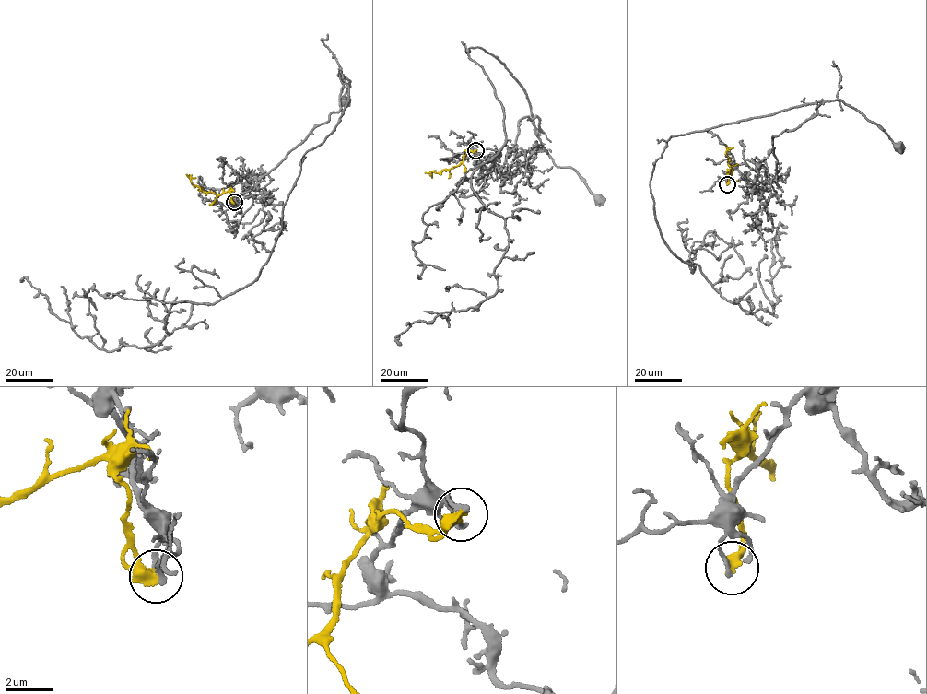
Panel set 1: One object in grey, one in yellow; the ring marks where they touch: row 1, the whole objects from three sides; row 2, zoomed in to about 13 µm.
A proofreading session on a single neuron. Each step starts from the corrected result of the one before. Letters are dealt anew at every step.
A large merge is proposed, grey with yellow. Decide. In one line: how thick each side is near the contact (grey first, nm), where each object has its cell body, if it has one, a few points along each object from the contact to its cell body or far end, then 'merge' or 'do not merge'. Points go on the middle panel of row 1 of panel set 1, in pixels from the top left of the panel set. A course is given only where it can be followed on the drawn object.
200/320 nm | grey (598, 199) | yellow none | grey via (475, 149), (467, 156), (505, 175), (519, 120), (536, 116), (554, 163), (570, 167), (598, 200) | yellow via (475, 150), (468, 150), (457, 166), (431, 172), (431, 178) | do not merge

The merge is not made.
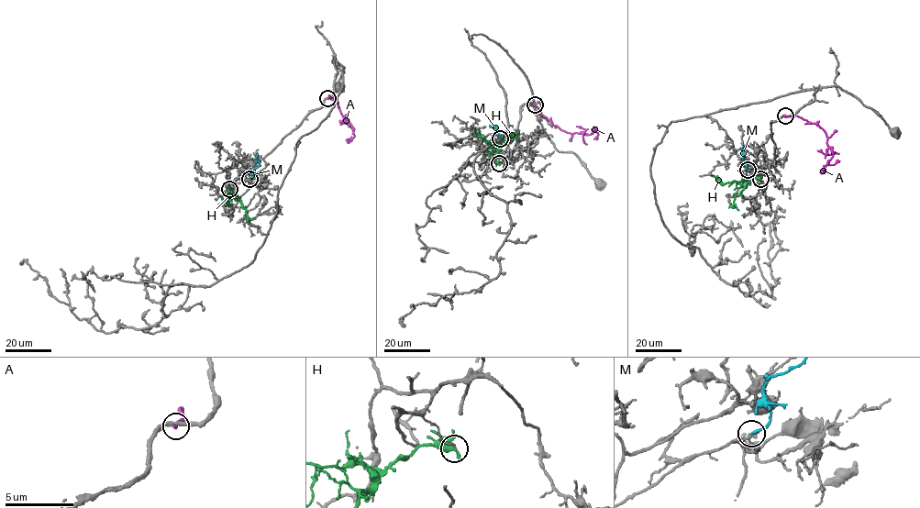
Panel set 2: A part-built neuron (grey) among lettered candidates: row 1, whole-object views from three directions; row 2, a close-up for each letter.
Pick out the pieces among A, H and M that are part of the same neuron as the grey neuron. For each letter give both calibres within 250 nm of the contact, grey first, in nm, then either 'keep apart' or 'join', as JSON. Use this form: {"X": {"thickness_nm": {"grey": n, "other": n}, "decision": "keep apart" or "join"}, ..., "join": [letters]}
{"A": {"thickness_nm": {"grey": 280, "other": 280}, "decision": "keep apart"}, "H": {"thickness_nm": {"grey": 140, "other": 320}, "decision": "keep apart"}, "M": {"thickness_nm": {"grey": 140, "other": 180}, "decision": "keep apart"}, "join": []}

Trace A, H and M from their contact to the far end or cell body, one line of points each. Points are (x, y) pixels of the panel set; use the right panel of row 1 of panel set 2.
A: (785, 115), (802, 117), (825, 132), (833, 154), (824, 171), (820, 171)
H: (760, 179), (721, 183), (712, 176)
M: (747, 170), (741, 149), (743, 146)

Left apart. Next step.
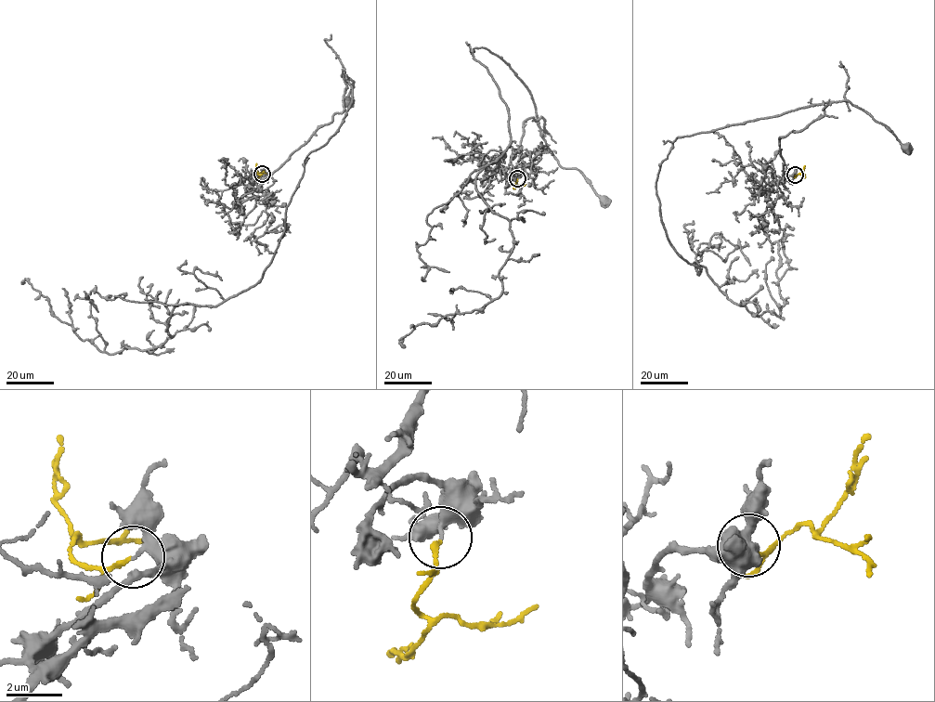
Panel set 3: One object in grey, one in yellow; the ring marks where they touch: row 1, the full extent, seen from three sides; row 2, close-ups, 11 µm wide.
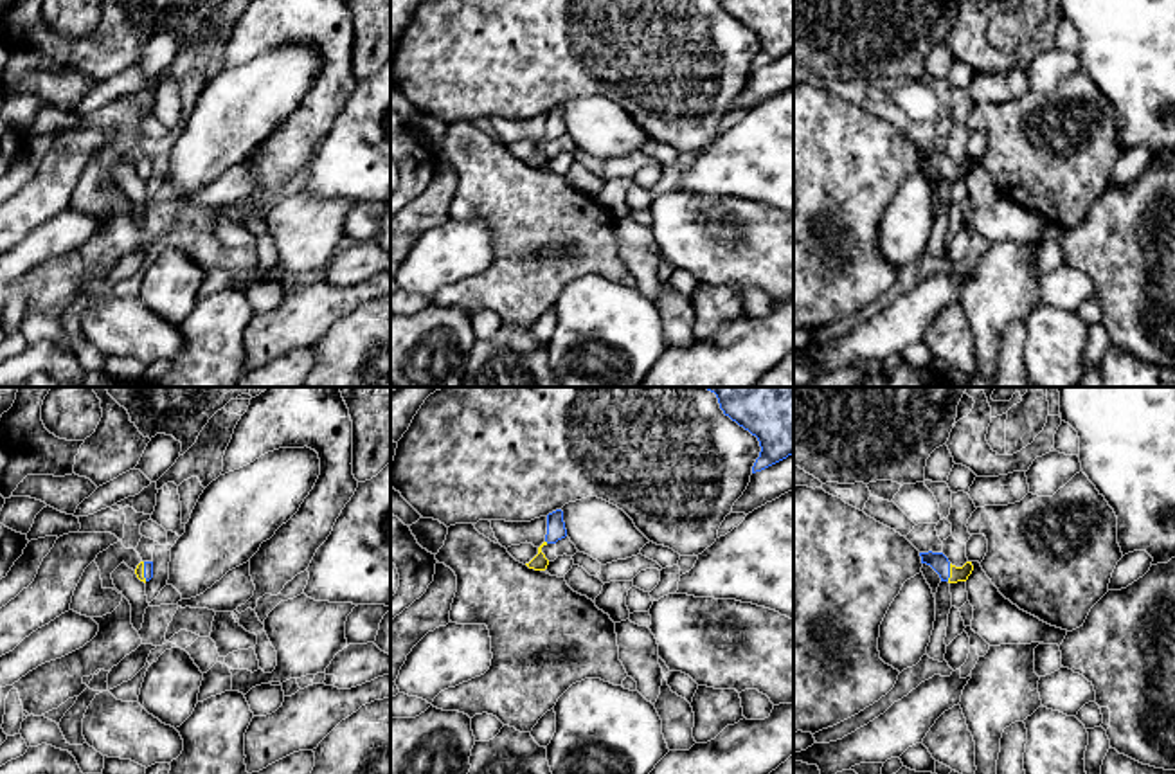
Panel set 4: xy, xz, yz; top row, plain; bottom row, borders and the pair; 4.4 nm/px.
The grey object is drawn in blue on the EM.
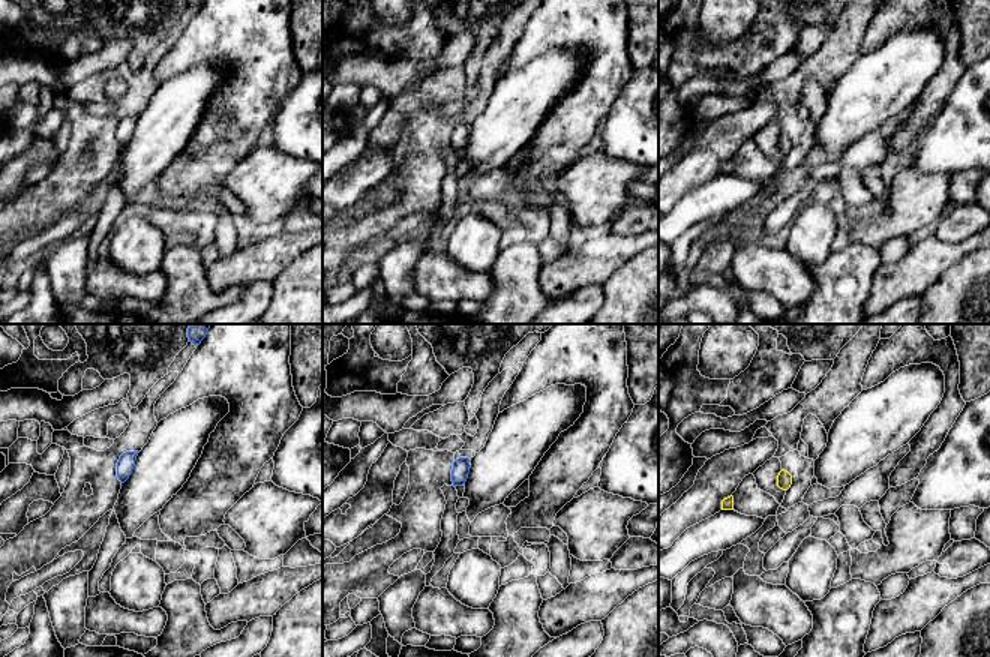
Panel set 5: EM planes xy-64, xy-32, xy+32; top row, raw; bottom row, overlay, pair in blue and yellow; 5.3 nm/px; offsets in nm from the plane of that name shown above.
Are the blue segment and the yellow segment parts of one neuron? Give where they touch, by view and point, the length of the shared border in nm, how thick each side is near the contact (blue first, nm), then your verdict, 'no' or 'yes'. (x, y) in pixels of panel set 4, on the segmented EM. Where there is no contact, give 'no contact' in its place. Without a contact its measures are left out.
yz (949, 573) | 80 nm | 80/60 nm | yes

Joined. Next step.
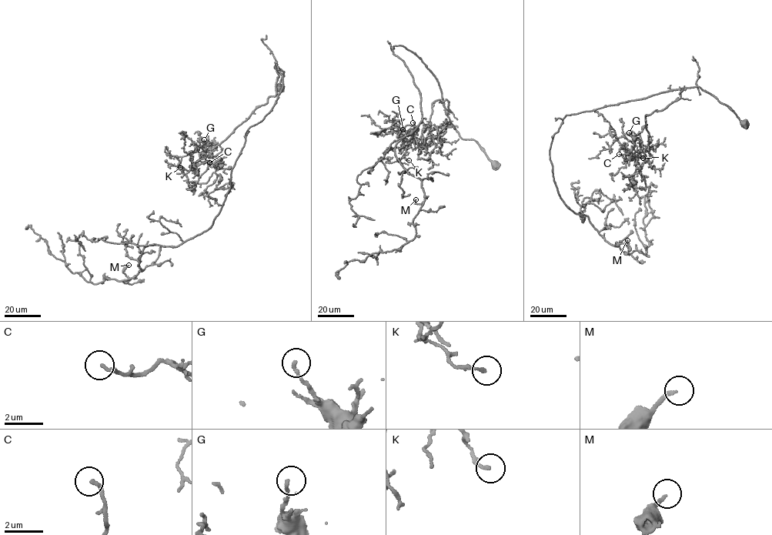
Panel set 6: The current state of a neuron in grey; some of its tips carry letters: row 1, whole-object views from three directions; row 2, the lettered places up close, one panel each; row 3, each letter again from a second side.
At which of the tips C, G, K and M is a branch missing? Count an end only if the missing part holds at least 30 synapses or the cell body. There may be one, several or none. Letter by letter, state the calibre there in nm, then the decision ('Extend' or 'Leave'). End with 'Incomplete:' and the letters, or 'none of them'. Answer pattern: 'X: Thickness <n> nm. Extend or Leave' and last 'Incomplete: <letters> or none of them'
C: Thickness 180 nm. Extend
G: Thickness 140 nm. Leave
K: Thickness 150 nm. Leave
M: Thickness 170 nm. Leave
Incomplete: C

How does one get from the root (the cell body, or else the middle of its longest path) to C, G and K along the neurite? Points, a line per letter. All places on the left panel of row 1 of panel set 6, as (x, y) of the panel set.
C: (279, 87), (284, 72), (275, 68), (276, 61), (275, 95), (269, 97), (197, 163), (209, 162)
G: (279, 87), (284, 72), (275, 68), (276, 61), (275, 95), (204, 155), (199, 145), (204, 139)
K: (279, 87), (284, 72), (275, 68), (276, 61), (275, 95), (205, 155), (199, 147), (182, 157), (180, 167)

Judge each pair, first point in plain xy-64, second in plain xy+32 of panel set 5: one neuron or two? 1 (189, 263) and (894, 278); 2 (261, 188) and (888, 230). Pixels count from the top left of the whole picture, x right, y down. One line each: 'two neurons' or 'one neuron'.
1: two neurons
2: one neuron

